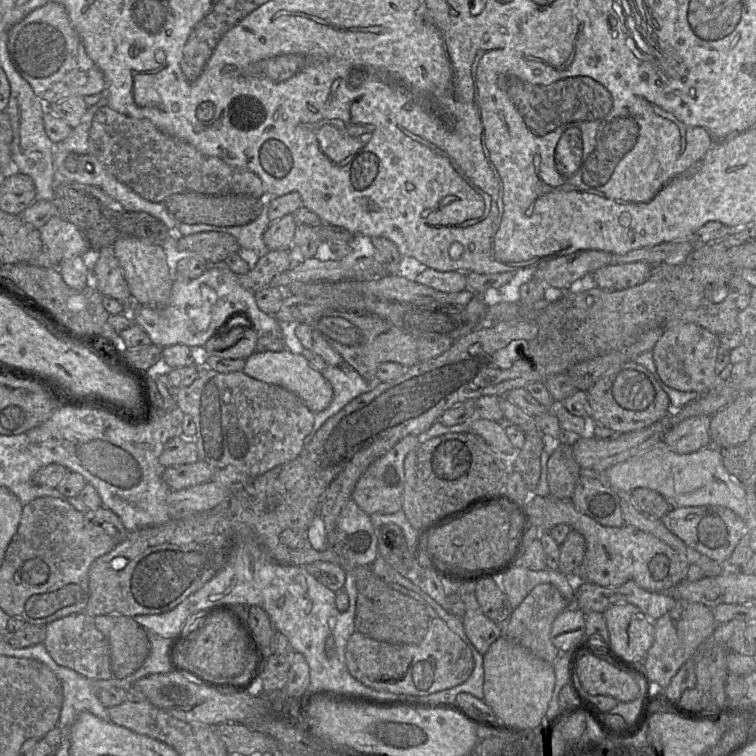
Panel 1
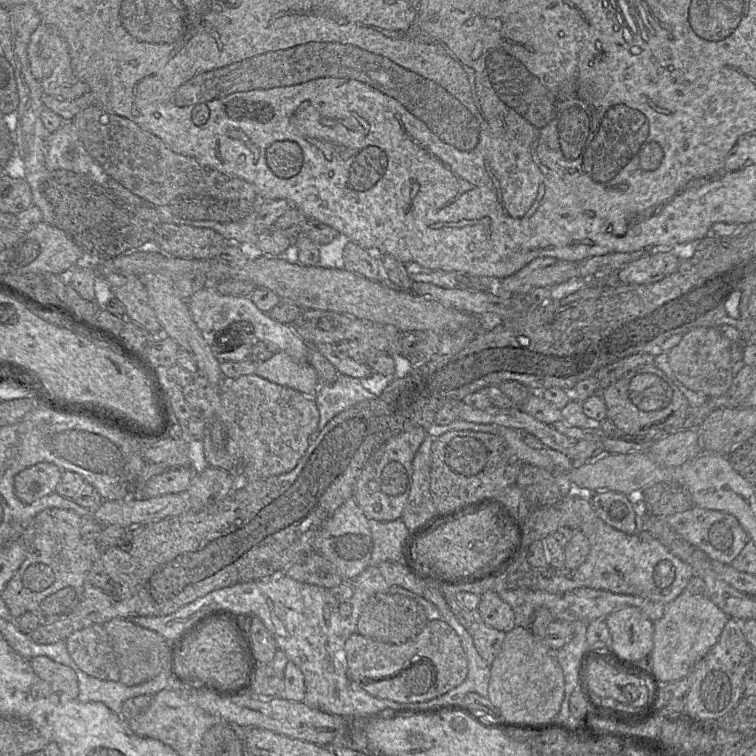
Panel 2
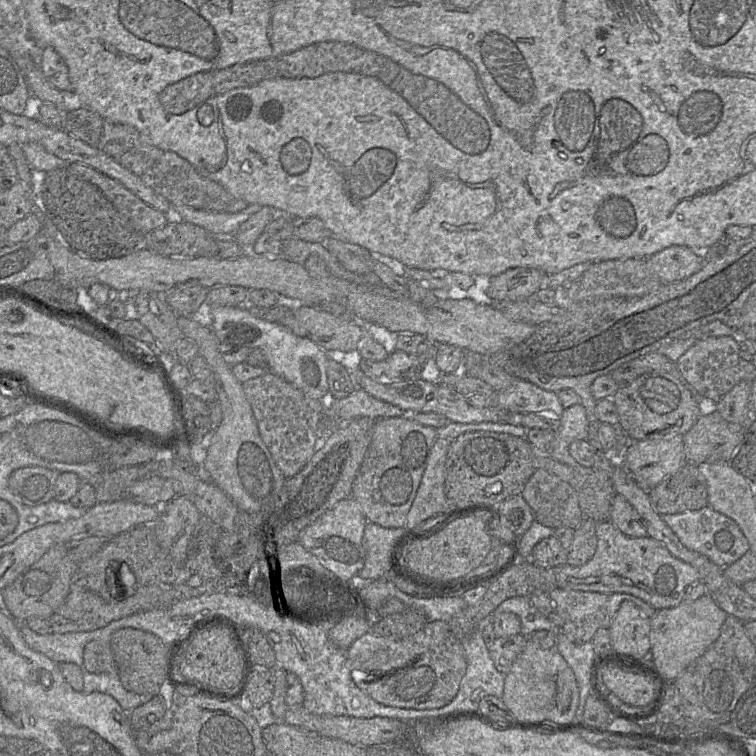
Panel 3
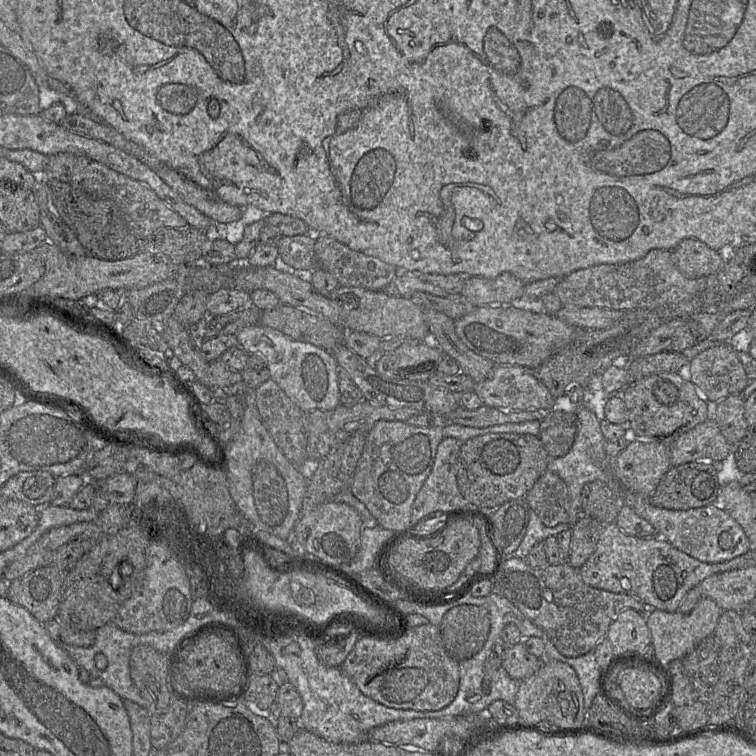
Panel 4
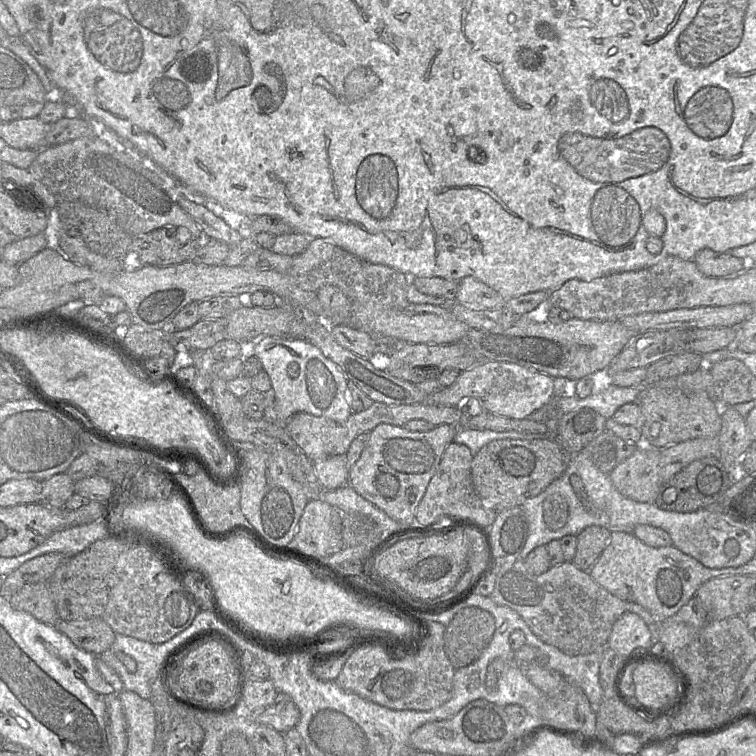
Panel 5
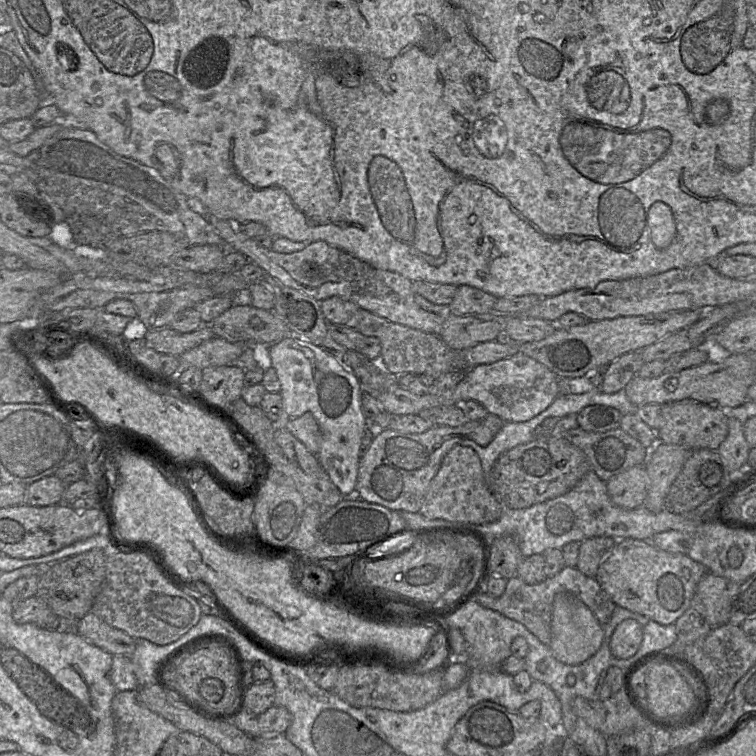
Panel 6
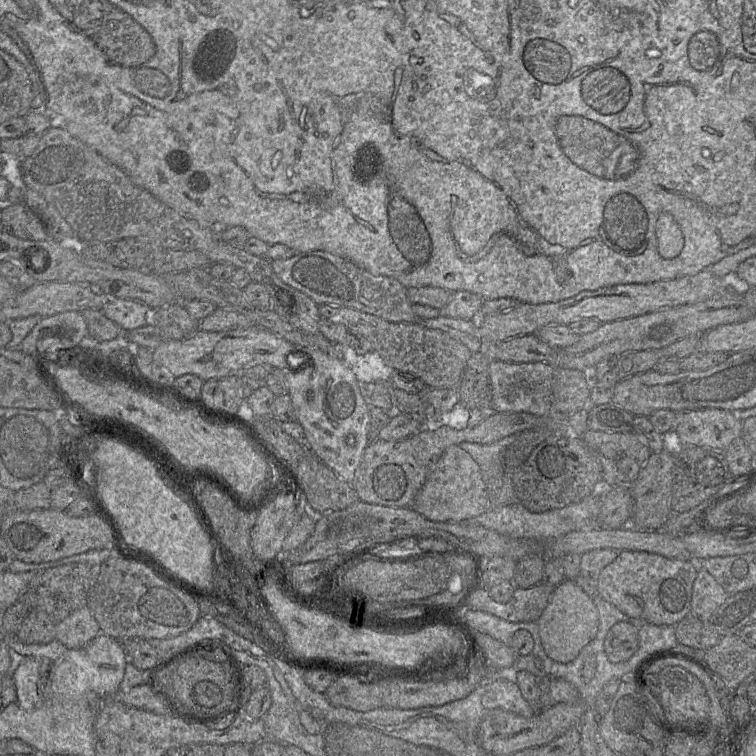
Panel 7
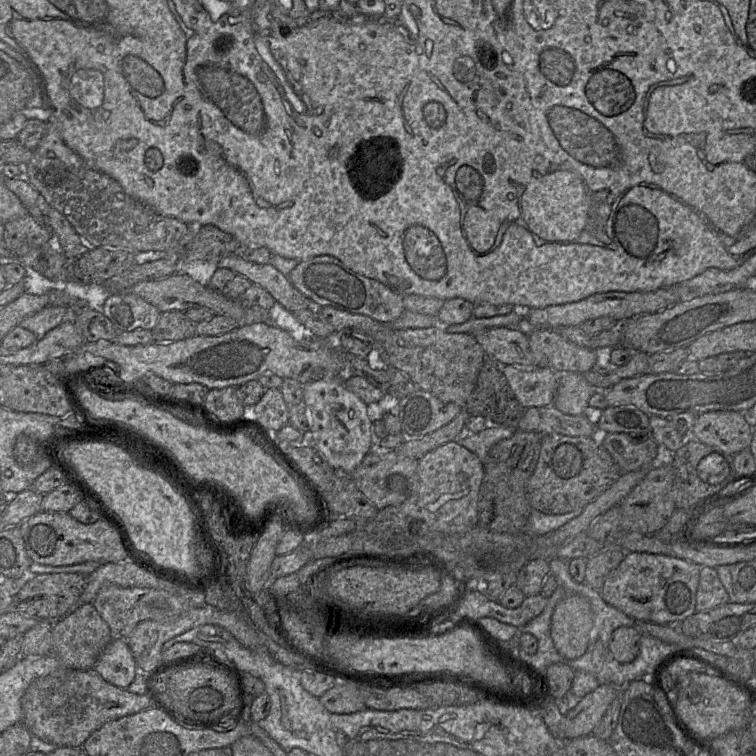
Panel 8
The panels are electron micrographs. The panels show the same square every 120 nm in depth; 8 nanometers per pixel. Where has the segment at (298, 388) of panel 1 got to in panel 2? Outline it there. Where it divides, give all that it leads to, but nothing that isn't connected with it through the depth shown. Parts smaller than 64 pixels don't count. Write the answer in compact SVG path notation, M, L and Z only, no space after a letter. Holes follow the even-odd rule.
M277 352L270 359L257 363L255 374L312 398L315 398L321 384L310 363L296 362L285 352Z

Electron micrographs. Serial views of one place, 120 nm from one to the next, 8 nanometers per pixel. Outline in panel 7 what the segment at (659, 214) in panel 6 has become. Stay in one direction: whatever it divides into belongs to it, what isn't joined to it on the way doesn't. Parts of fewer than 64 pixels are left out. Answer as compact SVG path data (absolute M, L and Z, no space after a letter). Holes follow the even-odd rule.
M663 212L656 223L657 249L663 258L674 258L680 254L684 245L683 234L673 215Z

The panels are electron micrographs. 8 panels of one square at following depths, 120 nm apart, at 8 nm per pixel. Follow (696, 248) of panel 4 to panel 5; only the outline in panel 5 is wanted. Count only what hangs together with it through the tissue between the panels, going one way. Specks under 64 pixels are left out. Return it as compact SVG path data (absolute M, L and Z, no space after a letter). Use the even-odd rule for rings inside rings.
M704 248L696 253L693 261L701 273L709 277L723 277L743 272L748 264L745 260L729 253L717 253Z

